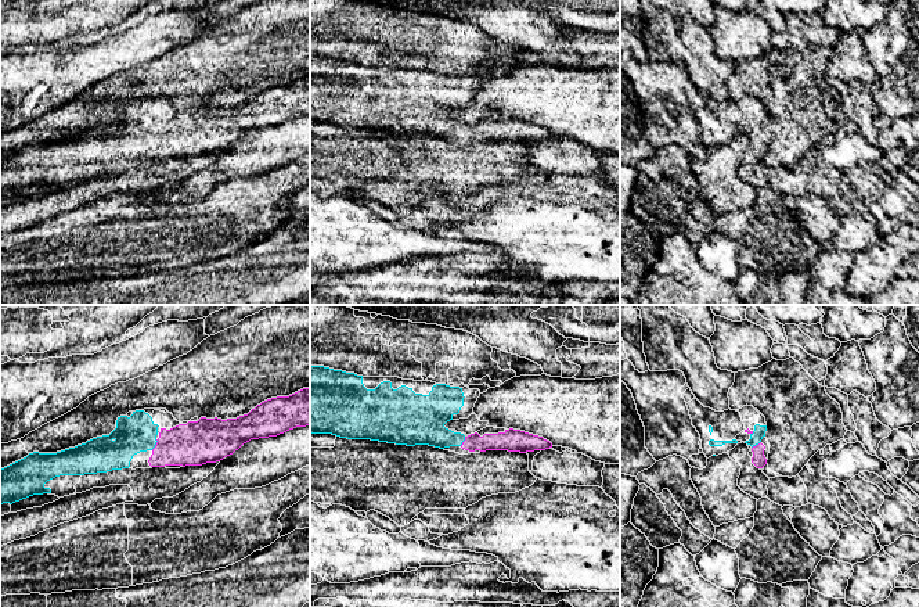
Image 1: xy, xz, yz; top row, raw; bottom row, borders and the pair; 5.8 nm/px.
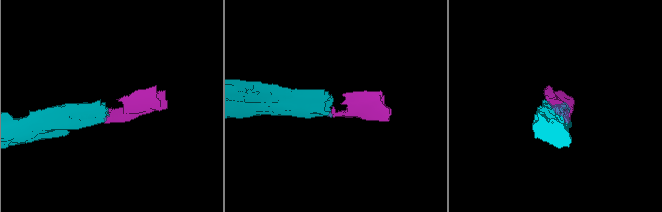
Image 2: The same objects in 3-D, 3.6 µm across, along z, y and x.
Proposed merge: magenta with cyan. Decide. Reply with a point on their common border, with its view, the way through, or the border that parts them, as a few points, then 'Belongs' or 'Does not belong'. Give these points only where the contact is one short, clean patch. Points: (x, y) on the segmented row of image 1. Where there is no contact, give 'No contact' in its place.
Touches magenta at xy (155, 445). Path across: xy (198, 442), (155, 445), (134, 434). Belongs

